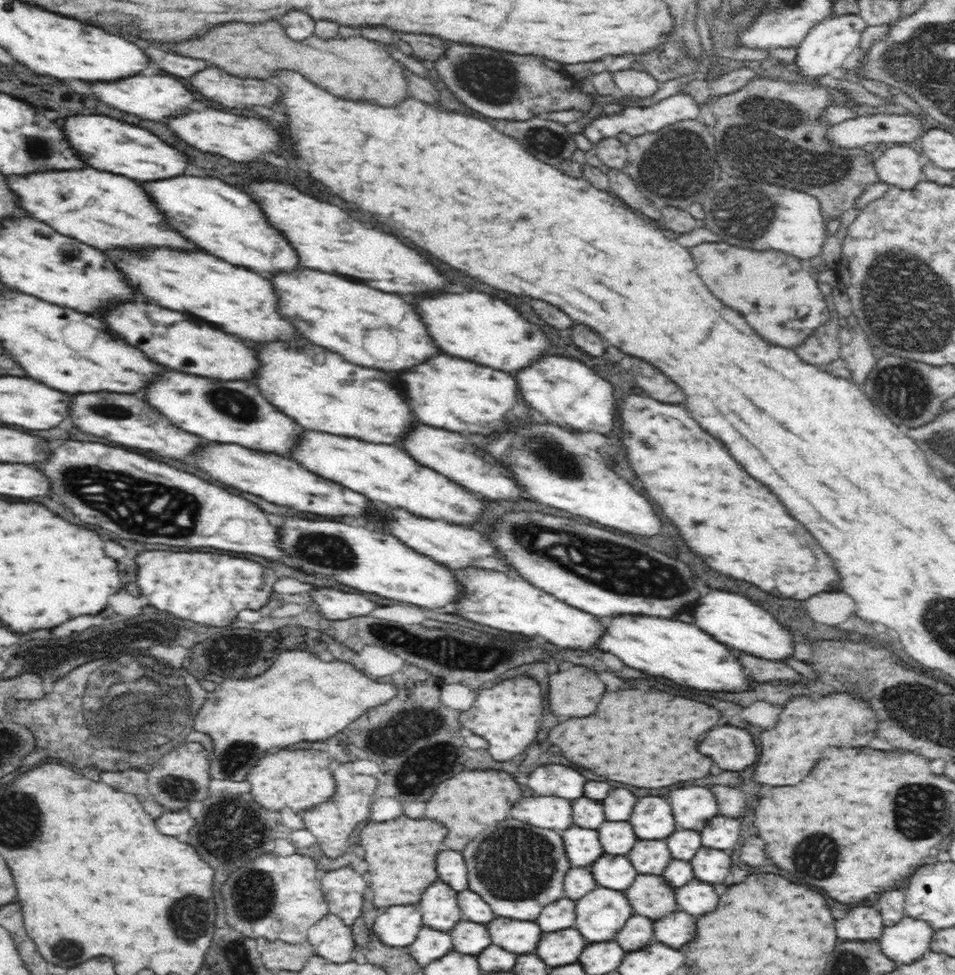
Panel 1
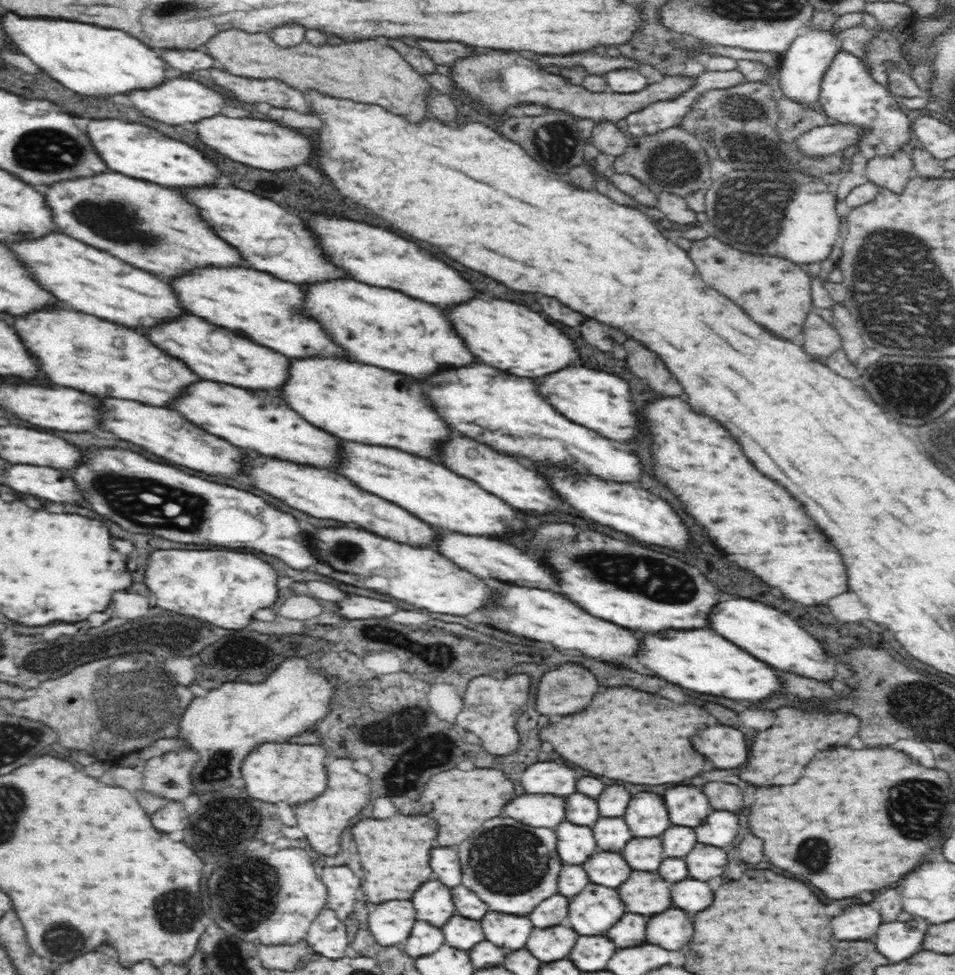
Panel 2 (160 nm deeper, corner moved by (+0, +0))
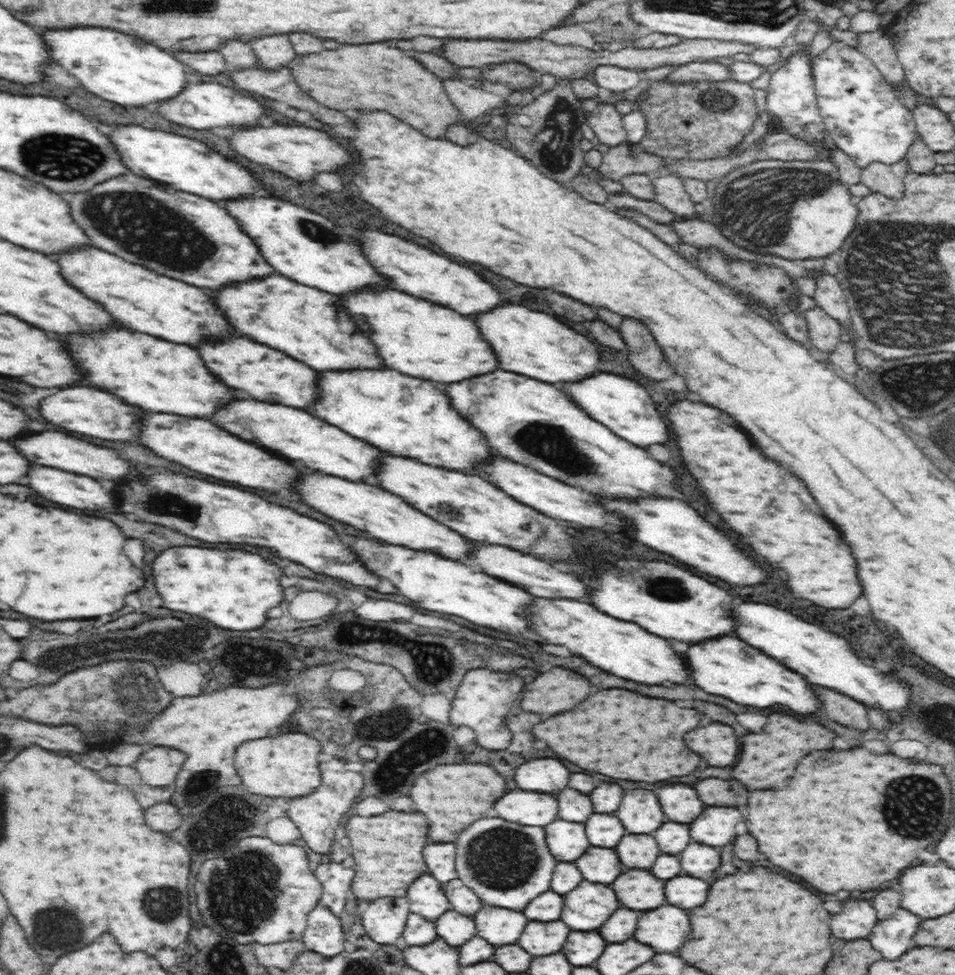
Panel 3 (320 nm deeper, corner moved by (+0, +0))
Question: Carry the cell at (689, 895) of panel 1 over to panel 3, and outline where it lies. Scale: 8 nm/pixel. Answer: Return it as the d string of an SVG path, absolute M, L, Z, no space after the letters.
M678 876L666 882L668 904L684 908L684 910L702 906L708 898L708 890L710 890L710 884L692 876Z

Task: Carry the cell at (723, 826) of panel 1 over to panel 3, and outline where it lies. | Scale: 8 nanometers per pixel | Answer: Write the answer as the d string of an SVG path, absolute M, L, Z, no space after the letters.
M706 808L698 820L690 823L694 841L717 848L724 848L736 838L736 824L742 822L734 808Z

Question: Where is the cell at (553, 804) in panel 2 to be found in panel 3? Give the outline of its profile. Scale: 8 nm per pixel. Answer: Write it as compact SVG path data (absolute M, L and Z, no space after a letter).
M510 792L494 804L494 812L524 826L547 827L559 818L558 800L550 794Z

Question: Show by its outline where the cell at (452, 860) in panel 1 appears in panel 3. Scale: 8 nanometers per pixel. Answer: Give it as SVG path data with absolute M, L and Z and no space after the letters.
M430 844L430 846L426 846L424 860L430 868L428 872L441 884L458 878L454 862L456 860L456 846L454 844Z

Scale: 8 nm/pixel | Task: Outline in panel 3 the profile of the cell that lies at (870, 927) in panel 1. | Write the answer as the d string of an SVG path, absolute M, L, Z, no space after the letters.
M852 900L844 904L842 914L834 914L830 918L830 928L832 934L842 940L866 938L878 924L876 916L876 910L870 906L870 902Z

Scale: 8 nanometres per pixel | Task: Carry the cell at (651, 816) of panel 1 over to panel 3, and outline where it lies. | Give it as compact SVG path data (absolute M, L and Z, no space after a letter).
M630 790L616 816L630 834L652 834L666 822L662 806L650 790Z

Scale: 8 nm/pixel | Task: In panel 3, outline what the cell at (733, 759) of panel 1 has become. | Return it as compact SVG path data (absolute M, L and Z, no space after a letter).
M712 724L704 728L696 728L686 734L686 744L698 752L710 766L730 766L738 762L740 746L732 726Z

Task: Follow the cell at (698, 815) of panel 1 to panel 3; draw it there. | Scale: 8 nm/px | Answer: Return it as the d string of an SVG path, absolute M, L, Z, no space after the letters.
M686 784L660 788L656 794L658 794L660 804L664 808L666 820L670 820L670 822L690 824L704 812L704 804L698 798L696 790Z

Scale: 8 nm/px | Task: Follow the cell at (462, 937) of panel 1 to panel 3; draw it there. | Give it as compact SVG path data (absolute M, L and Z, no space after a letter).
M453 909L445 912L435 921L439 936L450 946L464 946L468 940L478 935L474 917L466 916Z

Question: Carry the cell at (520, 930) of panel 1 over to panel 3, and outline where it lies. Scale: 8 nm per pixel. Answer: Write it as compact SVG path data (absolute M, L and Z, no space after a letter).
M483 905L473 917L478 929L478 935L496 947L518 944L518 938L524 934L524 929L531 921L524 912L500 909L488 905Z

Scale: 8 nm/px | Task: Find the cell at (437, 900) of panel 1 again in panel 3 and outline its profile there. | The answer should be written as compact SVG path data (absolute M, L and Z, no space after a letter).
M430 872L424 873L422 878L416 878L412 884L414 886L409 886L407 890L412 913L435 922L452 909L441 882L438 882Z

